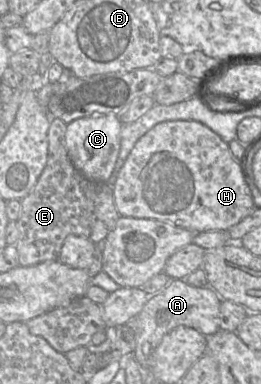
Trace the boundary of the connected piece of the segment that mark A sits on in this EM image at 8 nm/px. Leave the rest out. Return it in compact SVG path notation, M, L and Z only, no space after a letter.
M172 279L167 286L152 295L137 315L139 337L133 356L142 368L149 367L150 357L166 333L178 326L191 327L205 336L211 336L219 328L219 309L222 300L210 286L195 287L183 279Z

